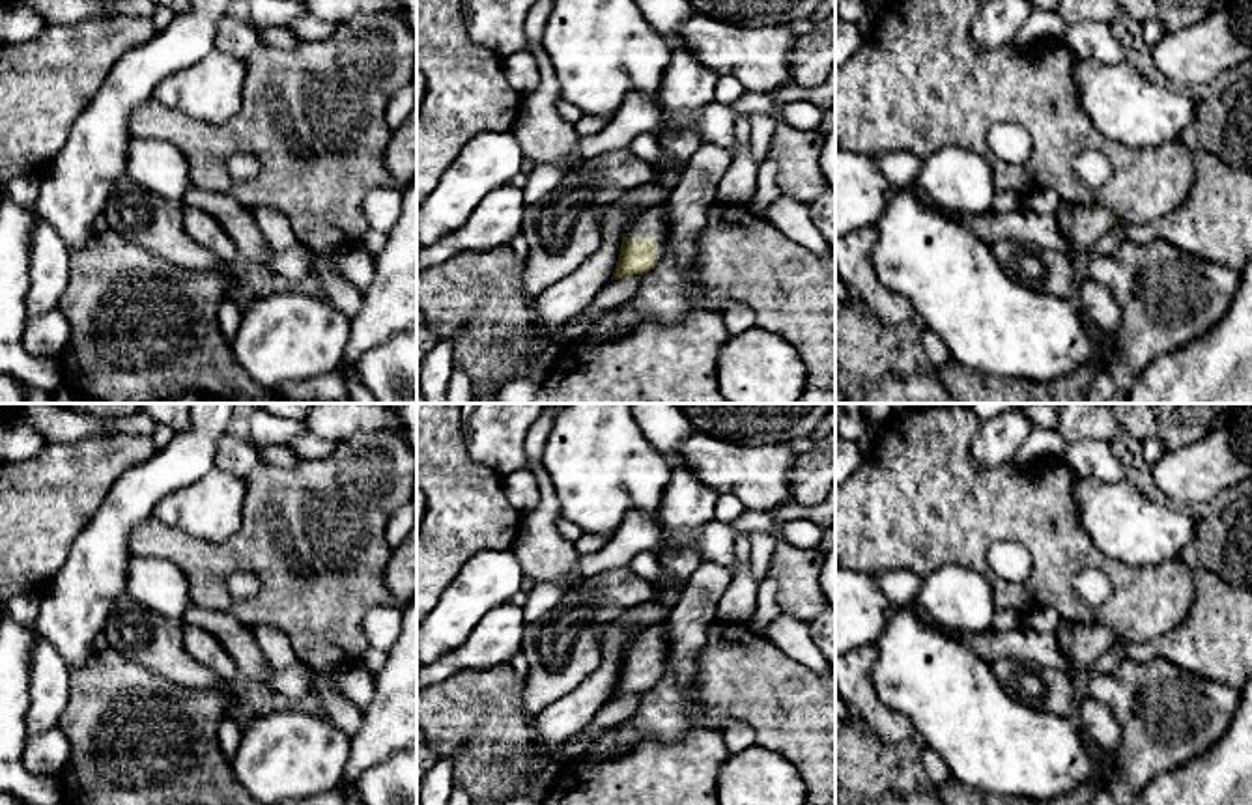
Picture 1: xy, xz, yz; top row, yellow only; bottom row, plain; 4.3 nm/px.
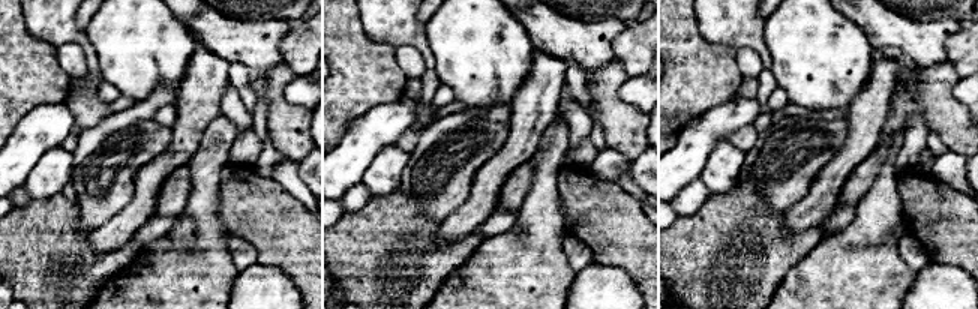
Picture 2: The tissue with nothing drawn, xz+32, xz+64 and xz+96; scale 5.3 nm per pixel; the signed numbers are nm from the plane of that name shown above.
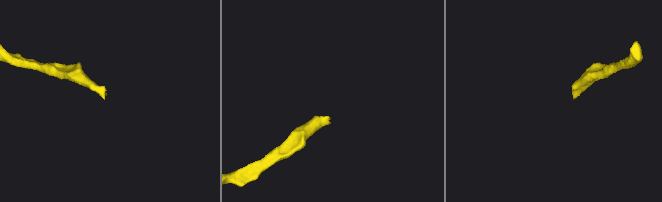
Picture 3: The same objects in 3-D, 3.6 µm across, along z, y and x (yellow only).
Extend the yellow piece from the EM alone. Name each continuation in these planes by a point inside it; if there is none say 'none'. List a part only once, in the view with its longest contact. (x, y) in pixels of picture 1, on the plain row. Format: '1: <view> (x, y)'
1: xz (653, 641)

